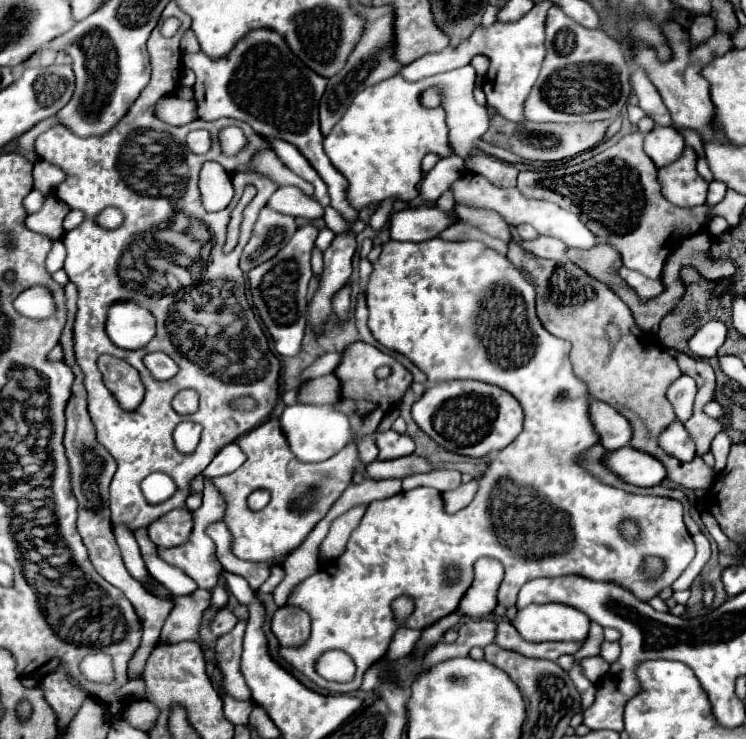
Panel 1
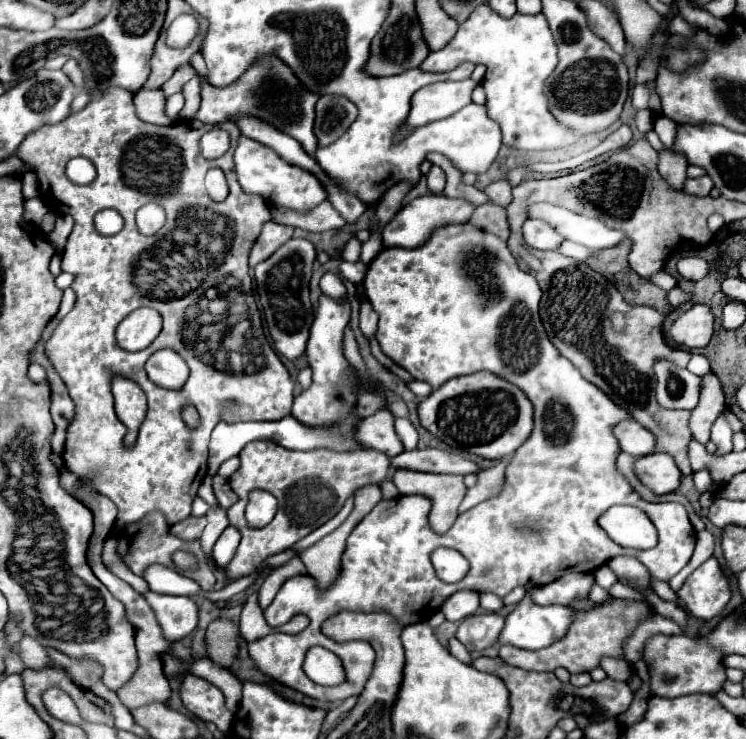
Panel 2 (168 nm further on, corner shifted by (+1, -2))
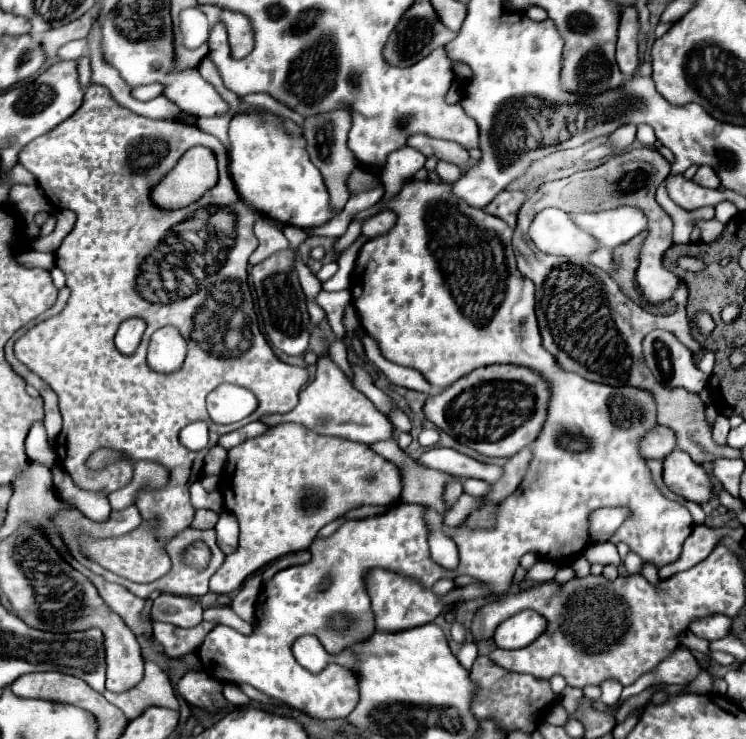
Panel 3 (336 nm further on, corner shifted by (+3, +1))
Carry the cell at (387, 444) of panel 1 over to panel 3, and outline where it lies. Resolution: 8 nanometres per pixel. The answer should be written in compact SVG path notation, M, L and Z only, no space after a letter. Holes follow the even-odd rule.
M324 351L318 355L316 363L316 377L310 385L306 385L300 391L300 401L298 405L286 413L286 415L270 415L262 419L266 425L280 425L280 423L298 423L302 427L308 427L310 431L318 435L330 435L330 437L340 437L348 441L358 441L358 443L378 443L378 441L388 441L394 439L396 429L388 421L384 413L380 413L372 401L356 391L352 387L352 379L332 361L330 353Z

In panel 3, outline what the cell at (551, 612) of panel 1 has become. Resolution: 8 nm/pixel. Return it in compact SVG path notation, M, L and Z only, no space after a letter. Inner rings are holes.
M524 609L506 621L502 621L494 633L494 643L500 649L522 649L536 641L548 627L548 621L532 611Z

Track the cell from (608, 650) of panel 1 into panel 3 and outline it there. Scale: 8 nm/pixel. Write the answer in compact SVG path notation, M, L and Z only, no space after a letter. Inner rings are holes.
M606 679L600 687L602 687L602 697L600 697L600 701L602 701L604 705L614 705L614 703L620 699L620 693L622 693L622 689L624 689L624 685L622 685L620 681L616 681L616 679Z

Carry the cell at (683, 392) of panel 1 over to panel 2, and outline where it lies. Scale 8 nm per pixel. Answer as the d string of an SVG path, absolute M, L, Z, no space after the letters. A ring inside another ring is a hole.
M666 358L654 362L654 372L658 378L656 398L664 408L692 410L698 404L700 376L694 376L690 370L680 368Z

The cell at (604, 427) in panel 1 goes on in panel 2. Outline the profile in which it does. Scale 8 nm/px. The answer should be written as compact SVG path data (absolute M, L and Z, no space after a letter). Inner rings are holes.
M626 420L616 426L616 438L620 442L622 452L628 452L636 458L648 456L656 452L656 438L650 430L640 426L636 420Z

